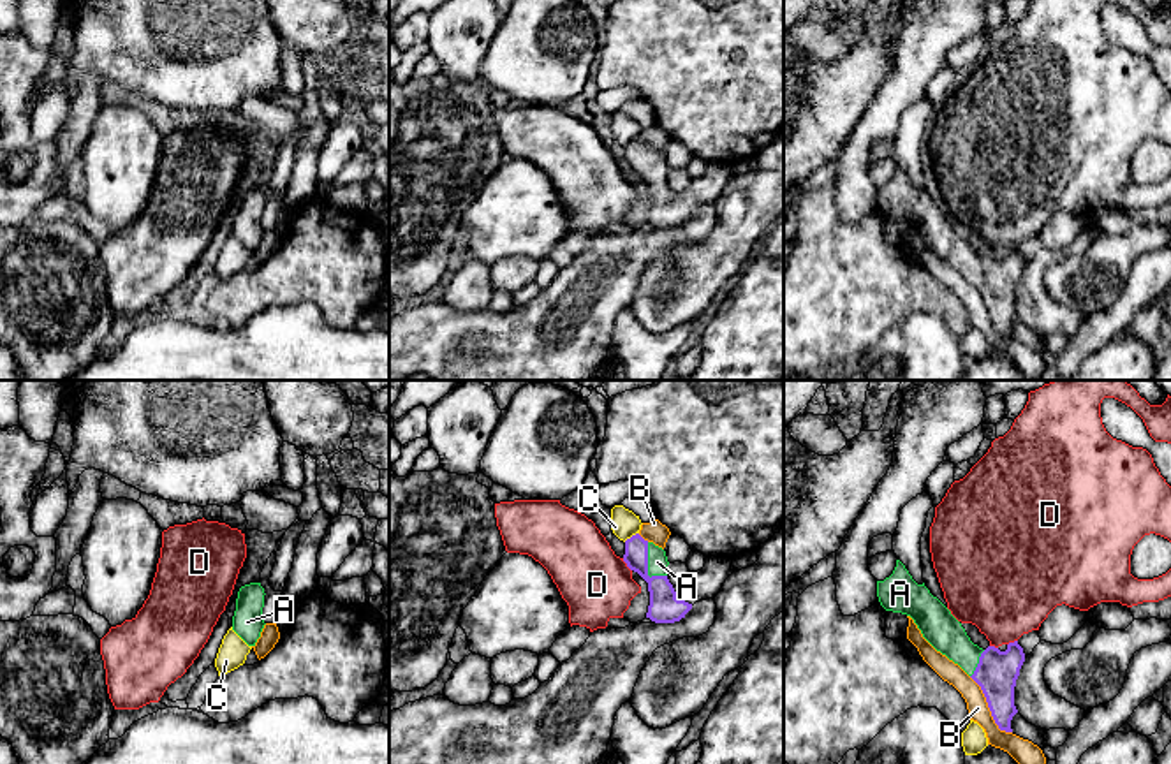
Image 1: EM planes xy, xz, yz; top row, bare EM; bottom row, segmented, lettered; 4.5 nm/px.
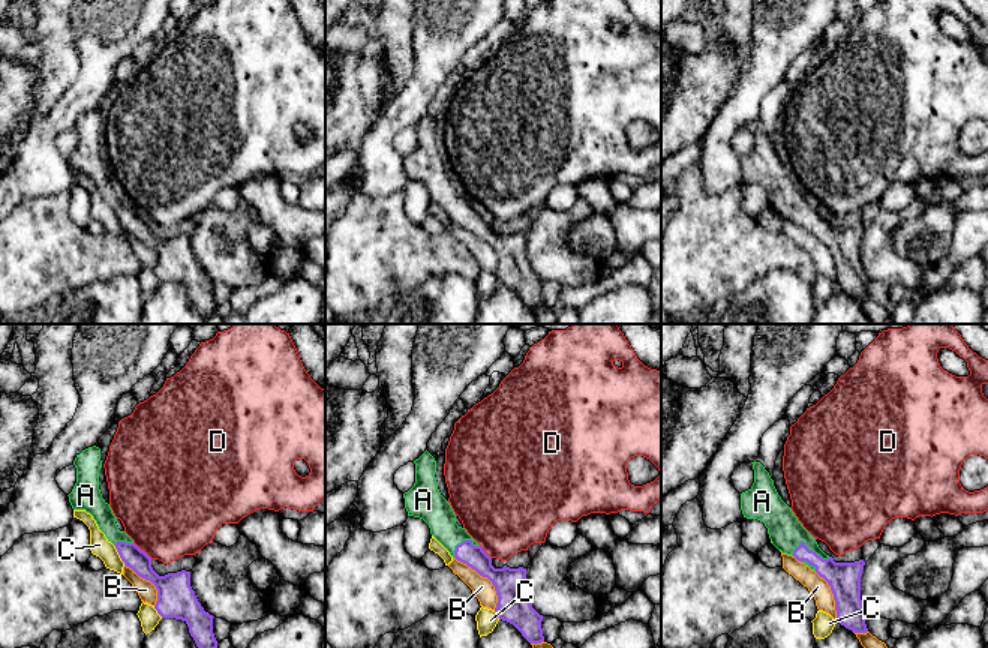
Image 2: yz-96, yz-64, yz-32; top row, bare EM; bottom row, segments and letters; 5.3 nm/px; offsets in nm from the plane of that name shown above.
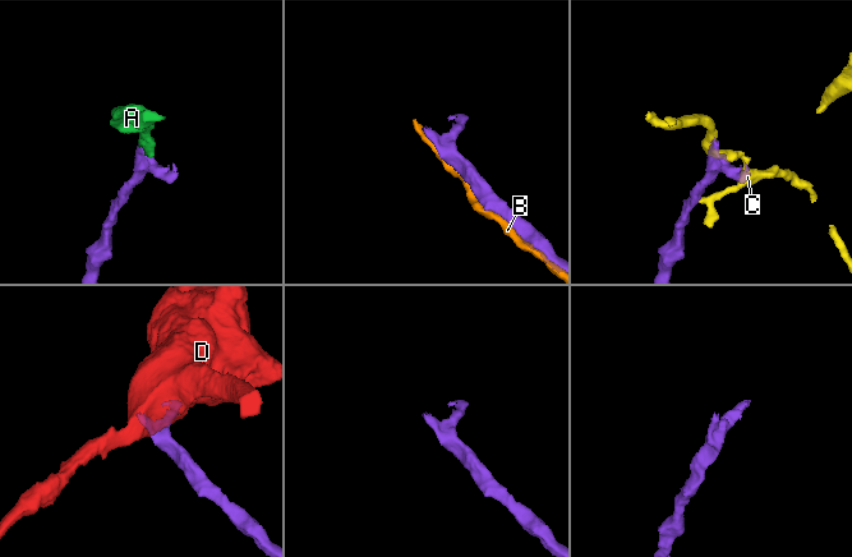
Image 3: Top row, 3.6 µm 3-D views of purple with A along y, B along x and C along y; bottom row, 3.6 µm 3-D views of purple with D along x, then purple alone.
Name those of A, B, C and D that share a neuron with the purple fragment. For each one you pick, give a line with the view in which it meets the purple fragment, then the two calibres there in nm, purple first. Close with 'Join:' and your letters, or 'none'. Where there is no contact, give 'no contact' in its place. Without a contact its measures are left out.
A: xz | 140/100 nm
Join: A

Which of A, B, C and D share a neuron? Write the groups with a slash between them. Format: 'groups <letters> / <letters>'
groups A / B / C / D

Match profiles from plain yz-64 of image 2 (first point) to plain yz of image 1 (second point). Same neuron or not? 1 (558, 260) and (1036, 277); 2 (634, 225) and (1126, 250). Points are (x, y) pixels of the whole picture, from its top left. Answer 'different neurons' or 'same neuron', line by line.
1: same neuron
2: different neurons

